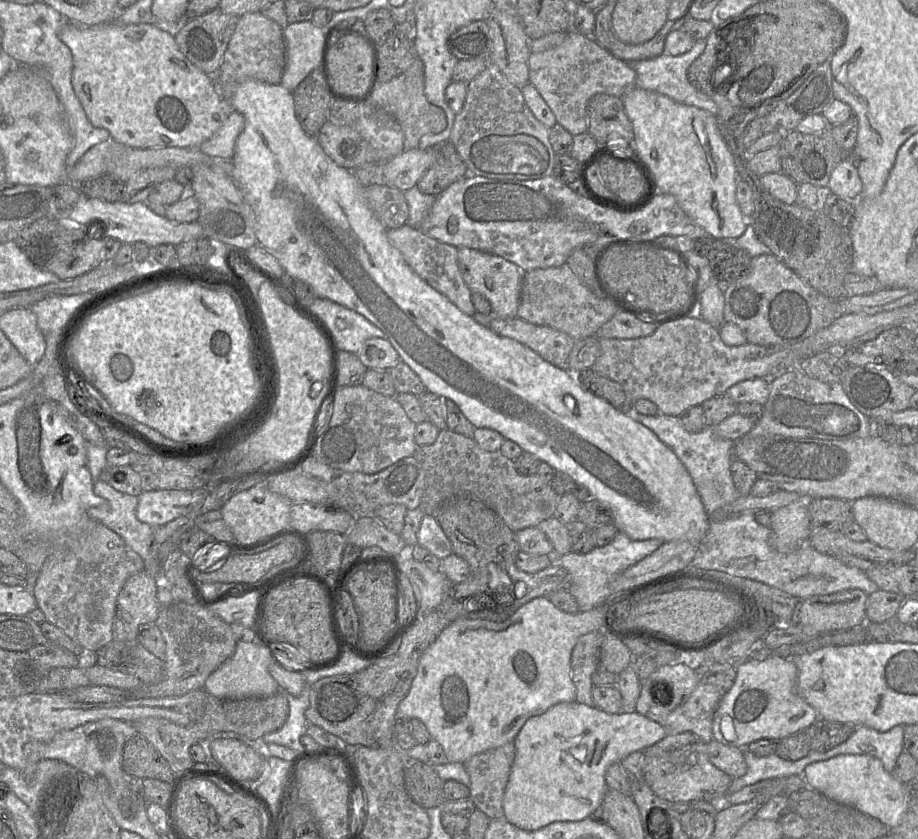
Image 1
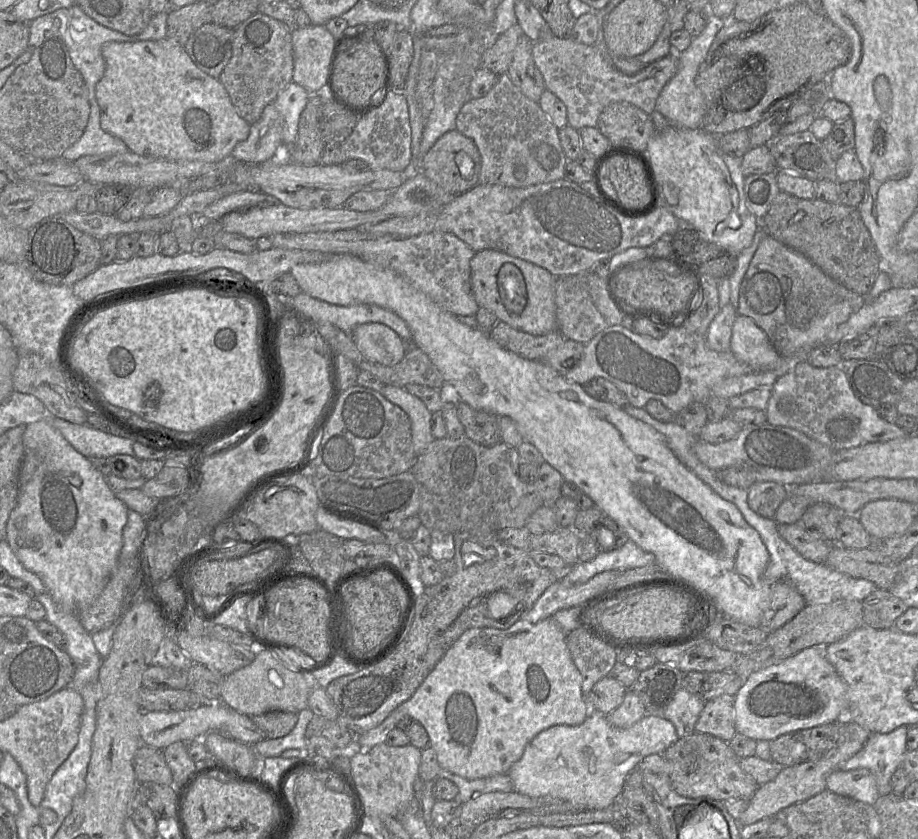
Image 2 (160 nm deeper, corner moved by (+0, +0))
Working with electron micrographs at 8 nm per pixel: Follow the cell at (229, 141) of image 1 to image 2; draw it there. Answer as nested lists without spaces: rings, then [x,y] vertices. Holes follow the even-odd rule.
[[[267,105],[258,121],[250,125],[247,139],[239,142],[230,156],[246,164],[269,161],[282,143],[283,119],[275,106]]]

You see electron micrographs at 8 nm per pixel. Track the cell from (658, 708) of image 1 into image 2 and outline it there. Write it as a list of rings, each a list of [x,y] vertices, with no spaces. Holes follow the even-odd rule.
[[[682,687],[665,707],[662,717],[673,723],[678,738],[689,736],[695,732],[695,724],[704,703],[705,701]]]

